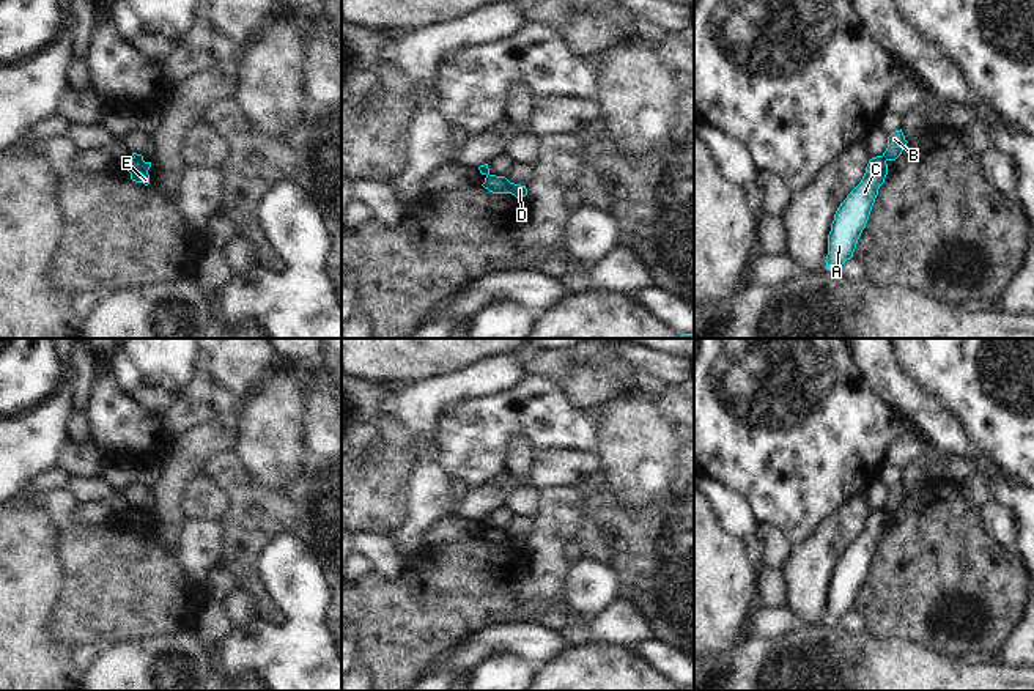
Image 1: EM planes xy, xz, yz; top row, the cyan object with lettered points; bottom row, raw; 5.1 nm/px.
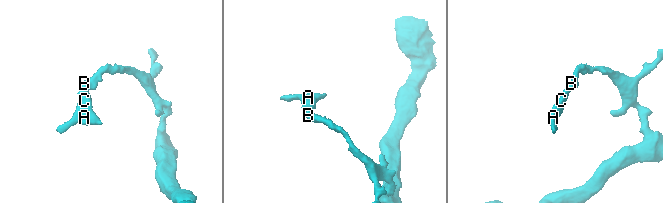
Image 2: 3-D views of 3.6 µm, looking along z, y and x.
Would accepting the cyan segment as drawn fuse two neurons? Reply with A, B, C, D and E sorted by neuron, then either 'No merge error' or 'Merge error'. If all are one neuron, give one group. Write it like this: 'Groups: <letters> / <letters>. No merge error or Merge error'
Groups: A C E / B D. Merge error

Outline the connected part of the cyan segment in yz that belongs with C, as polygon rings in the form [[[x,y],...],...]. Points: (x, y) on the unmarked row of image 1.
[[[883,508],[872,510],[861,535],[847,548],[834,567],[828,587],[826,620],[837,622],[853,609],[858,592],[866,581],[880,538],[888,527]]]

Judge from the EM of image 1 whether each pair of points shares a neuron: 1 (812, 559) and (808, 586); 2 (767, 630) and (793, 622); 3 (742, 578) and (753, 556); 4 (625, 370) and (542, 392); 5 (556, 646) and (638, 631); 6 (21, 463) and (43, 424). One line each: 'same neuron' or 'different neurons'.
1: same neuron
2: same neuron
3: different neurons
4: different neurons
5: different neurons
6: same neuron

